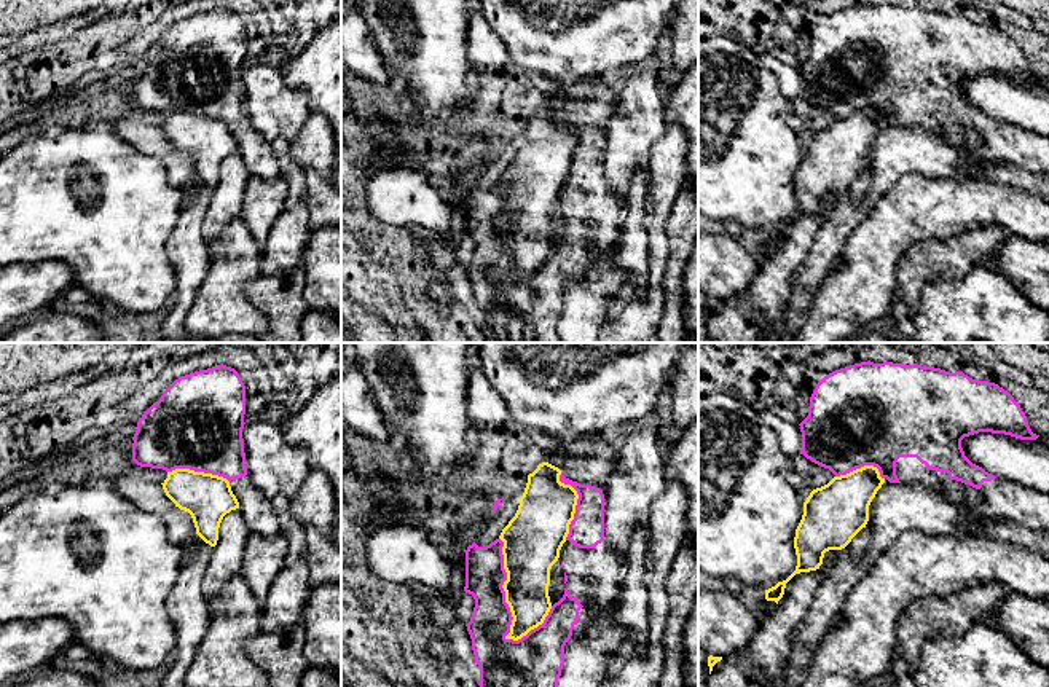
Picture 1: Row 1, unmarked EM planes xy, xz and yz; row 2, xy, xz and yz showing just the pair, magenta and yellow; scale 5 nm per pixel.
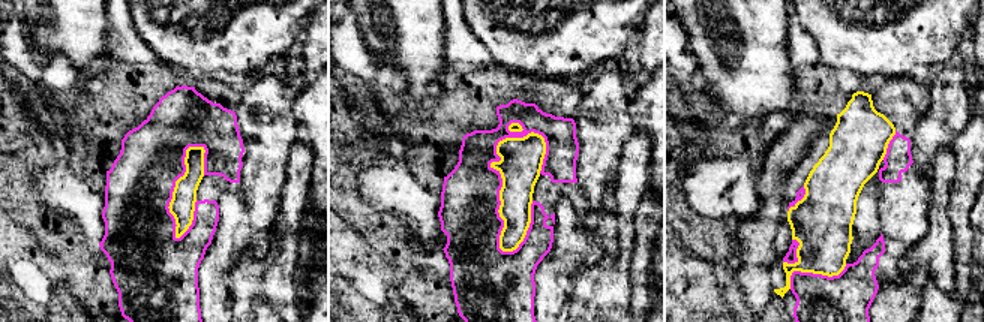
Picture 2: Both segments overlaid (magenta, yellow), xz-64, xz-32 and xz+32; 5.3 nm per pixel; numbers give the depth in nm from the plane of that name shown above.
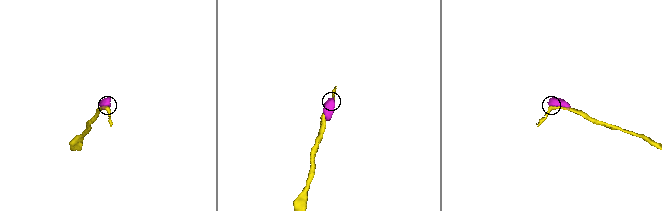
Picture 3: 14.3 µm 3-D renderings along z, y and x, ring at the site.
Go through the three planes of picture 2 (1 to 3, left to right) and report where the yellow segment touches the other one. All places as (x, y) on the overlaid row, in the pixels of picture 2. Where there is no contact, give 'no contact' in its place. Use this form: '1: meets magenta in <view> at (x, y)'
1: meets magenta in xz-64 at (174, 186)
2: meets magenta in xz-32 at (501, 178)
3: meets magenta in xz+32 at (812, 273)

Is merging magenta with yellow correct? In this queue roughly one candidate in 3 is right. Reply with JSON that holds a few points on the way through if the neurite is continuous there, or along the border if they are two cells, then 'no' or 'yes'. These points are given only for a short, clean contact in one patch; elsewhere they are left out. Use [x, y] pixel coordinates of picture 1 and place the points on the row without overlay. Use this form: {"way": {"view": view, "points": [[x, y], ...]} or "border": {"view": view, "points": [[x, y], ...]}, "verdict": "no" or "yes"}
{"verdict": "no"}

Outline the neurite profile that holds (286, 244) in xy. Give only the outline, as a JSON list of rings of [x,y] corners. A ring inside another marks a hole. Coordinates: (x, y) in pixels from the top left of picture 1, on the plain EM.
[[[304,202],[284,209],[276,217],[261,247],[261,274],[271,276],[301,266],[311,231]]]

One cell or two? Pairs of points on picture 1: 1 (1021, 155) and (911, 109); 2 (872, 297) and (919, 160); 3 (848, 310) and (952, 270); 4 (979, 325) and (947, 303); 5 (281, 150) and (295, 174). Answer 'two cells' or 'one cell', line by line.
1: one cell
2: two cells
3: two cells
4: one cell
5: one cell

